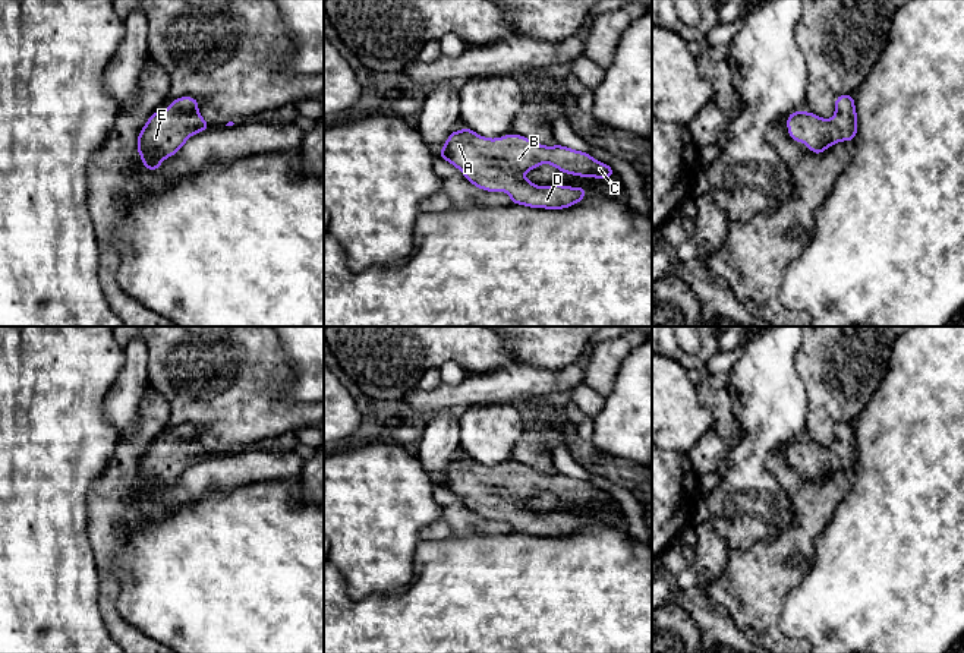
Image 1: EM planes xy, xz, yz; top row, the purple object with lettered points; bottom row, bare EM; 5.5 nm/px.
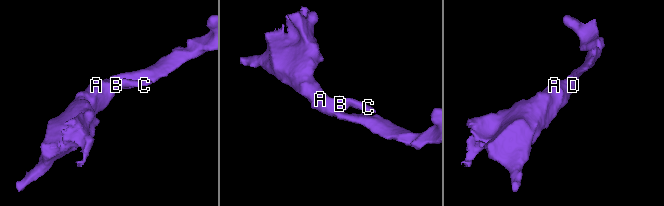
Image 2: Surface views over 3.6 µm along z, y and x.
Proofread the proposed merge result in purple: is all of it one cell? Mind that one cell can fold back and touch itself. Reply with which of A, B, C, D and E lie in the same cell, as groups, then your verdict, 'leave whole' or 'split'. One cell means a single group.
groups A B C D E; leave whole

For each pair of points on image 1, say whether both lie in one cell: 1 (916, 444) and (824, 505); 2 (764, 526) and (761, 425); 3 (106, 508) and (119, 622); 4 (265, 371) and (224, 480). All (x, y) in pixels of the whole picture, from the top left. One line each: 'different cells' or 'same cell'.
1: different cells
2: same cell
3: same cell
4: different cells

